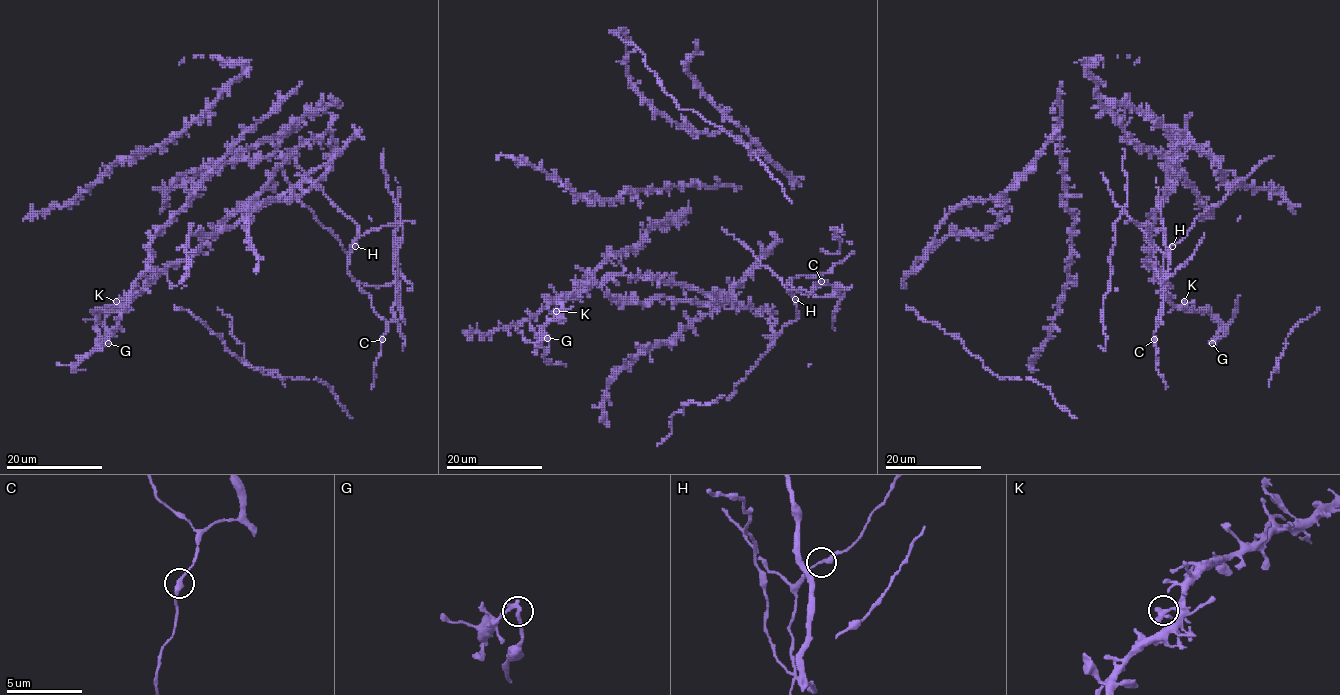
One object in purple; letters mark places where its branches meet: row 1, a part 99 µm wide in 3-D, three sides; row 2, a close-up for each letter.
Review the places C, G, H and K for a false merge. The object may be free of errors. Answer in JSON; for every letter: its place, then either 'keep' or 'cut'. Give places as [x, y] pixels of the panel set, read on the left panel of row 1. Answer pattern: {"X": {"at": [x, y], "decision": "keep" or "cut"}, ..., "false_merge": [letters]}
{"C": {"at": [382, 339], "decision": "keep"}, "G": {"at": [108, 343], "decision": "cut"}, "H": {"at": [355, 246], "decision": "keep"}, "K": {"at": [116, 301], "decision": "keep"}, "false_merge": ["G"]}

